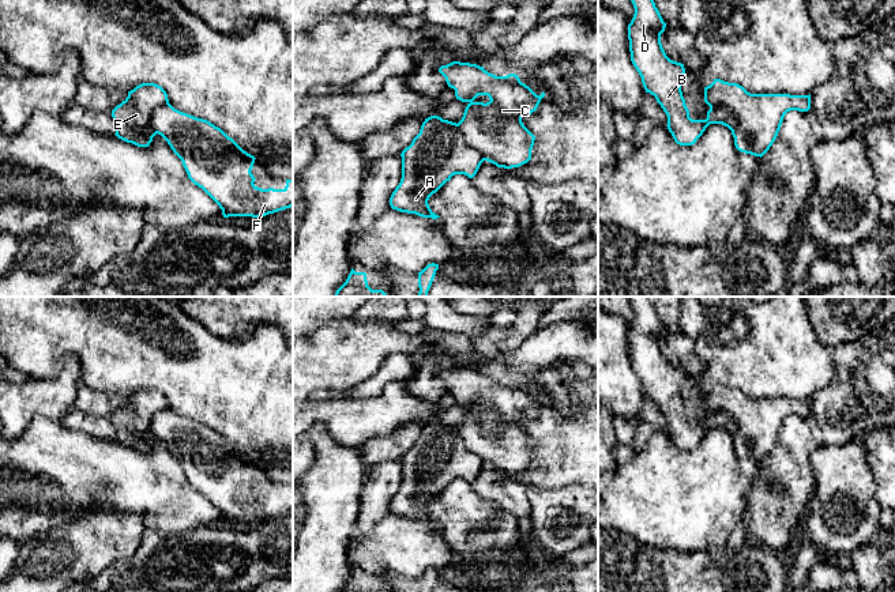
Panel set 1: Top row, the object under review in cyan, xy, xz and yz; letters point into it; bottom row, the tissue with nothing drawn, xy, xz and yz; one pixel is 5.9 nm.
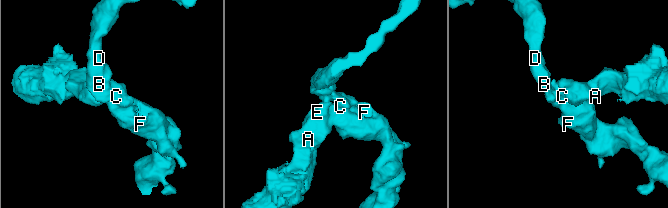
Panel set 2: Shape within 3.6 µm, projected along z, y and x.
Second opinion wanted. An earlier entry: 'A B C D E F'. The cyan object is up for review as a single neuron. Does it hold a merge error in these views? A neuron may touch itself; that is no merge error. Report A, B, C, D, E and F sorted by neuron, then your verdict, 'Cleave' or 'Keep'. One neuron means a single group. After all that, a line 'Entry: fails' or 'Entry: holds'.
Groups: A E / B C D F. Cleave
Entry: fails

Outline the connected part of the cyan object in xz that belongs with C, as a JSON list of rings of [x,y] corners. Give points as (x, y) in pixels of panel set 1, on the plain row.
[[[452,366],[441,370],[439,377],[445,382],[448,392],[455,395],[456,404],[467,408],[458,431],[470,452],[497,472],[519,472],[531,464],[535,441],[523,430],[522,422],[537,415],[545,401],[544,396],[537,400],[515,378],[496,381],[470,367]]]

